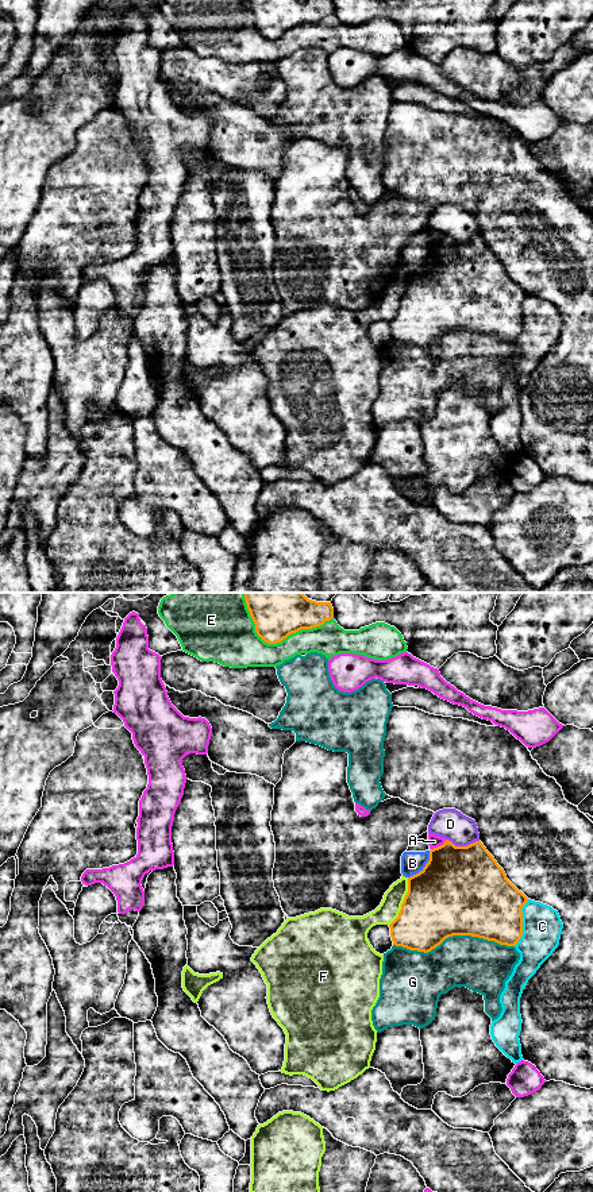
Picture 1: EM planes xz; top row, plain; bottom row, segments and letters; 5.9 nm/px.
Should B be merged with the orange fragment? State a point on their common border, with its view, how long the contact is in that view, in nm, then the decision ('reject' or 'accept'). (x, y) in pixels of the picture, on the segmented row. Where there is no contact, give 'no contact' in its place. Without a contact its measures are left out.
contact xz (424, 867); length 220 nm; reject

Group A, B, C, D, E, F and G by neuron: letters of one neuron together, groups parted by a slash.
A / B D / C / E / F / G

